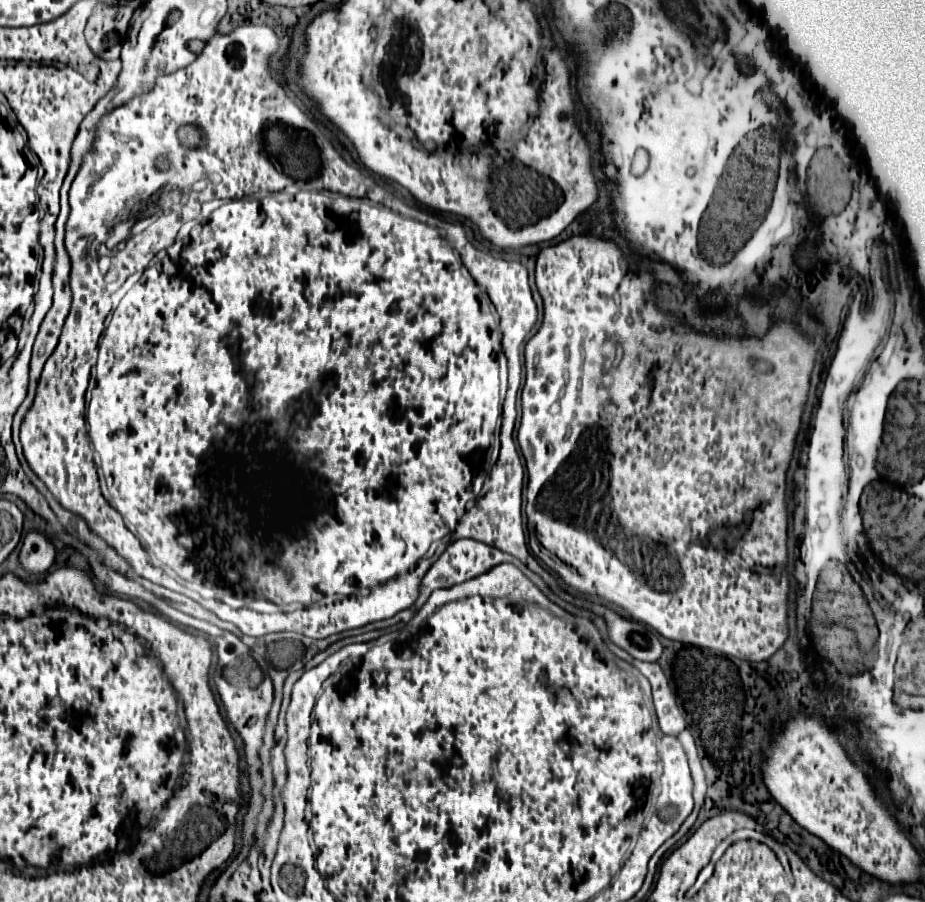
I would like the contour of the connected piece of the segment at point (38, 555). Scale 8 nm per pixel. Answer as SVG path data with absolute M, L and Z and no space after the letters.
M32 530L24 538L24 544L20 548L18 560L20 560L20 566L28 574L32 574L32 576L44 574L54 562L54 546L42 534Z

